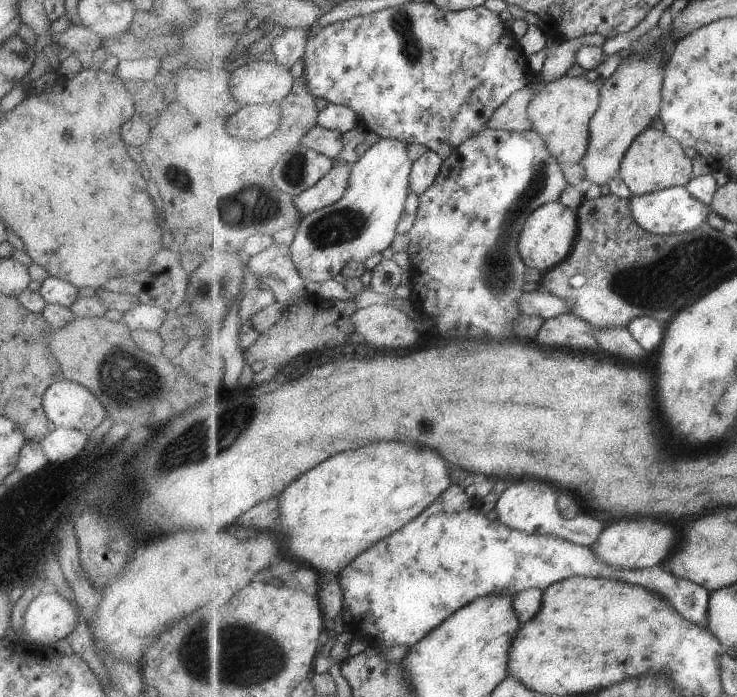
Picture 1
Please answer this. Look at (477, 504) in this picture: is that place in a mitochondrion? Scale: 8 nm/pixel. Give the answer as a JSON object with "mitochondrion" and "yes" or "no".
{"mitochondrion":"no"}

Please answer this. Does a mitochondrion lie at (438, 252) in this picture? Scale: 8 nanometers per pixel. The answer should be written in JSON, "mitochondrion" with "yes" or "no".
{"mitochondrion":"no"}

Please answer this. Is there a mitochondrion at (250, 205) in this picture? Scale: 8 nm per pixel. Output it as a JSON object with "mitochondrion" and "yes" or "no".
{"mitochondrion":"yes"}

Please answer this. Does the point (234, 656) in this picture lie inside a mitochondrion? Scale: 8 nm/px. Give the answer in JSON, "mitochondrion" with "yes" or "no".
{"mitochondrion":"yes"}

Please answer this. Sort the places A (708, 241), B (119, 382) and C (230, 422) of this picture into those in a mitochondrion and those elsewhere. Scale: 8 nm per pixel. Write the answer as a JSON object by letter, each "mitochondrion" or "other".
{"A":"mitochondrion","B":"mitochondrion","C":"mitochondrion"}

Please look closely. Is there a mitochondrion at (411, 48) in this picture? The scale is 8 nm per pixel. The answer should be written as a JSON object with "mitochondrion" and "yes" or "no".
{"mitochondrion":"yes"}

